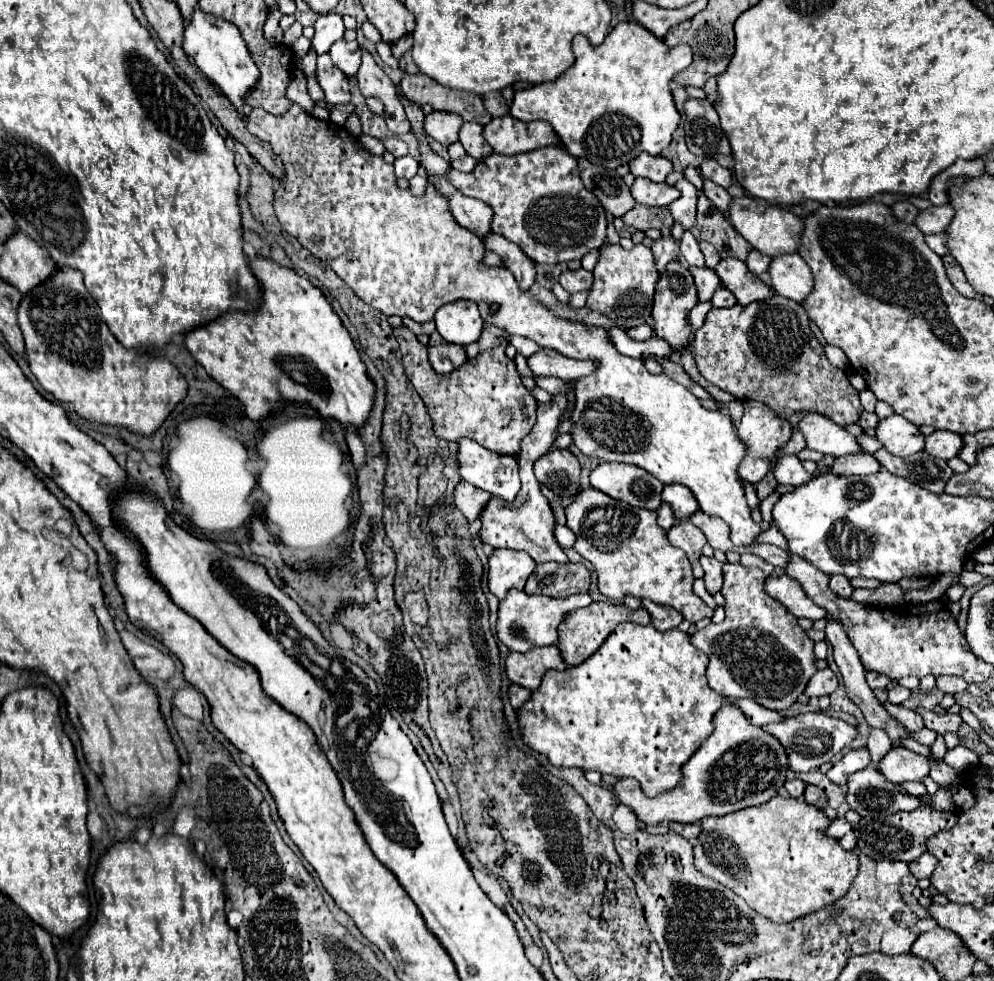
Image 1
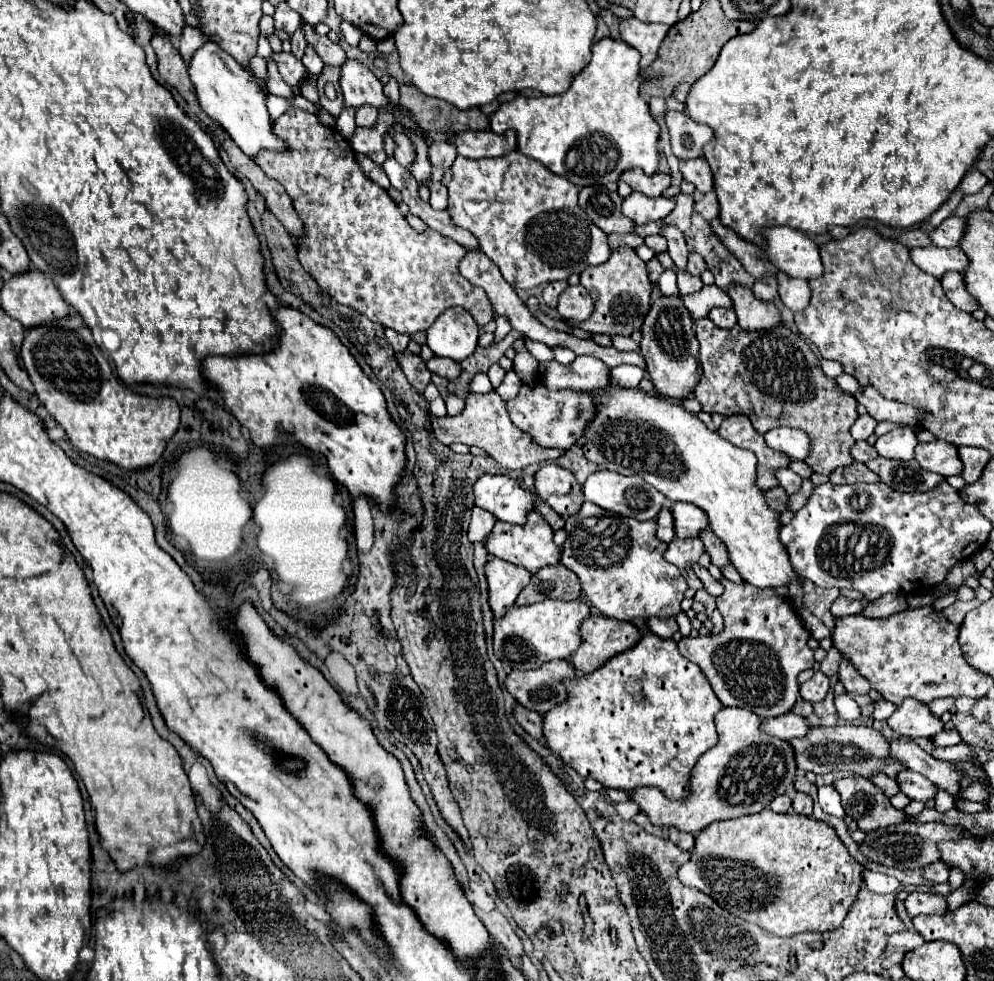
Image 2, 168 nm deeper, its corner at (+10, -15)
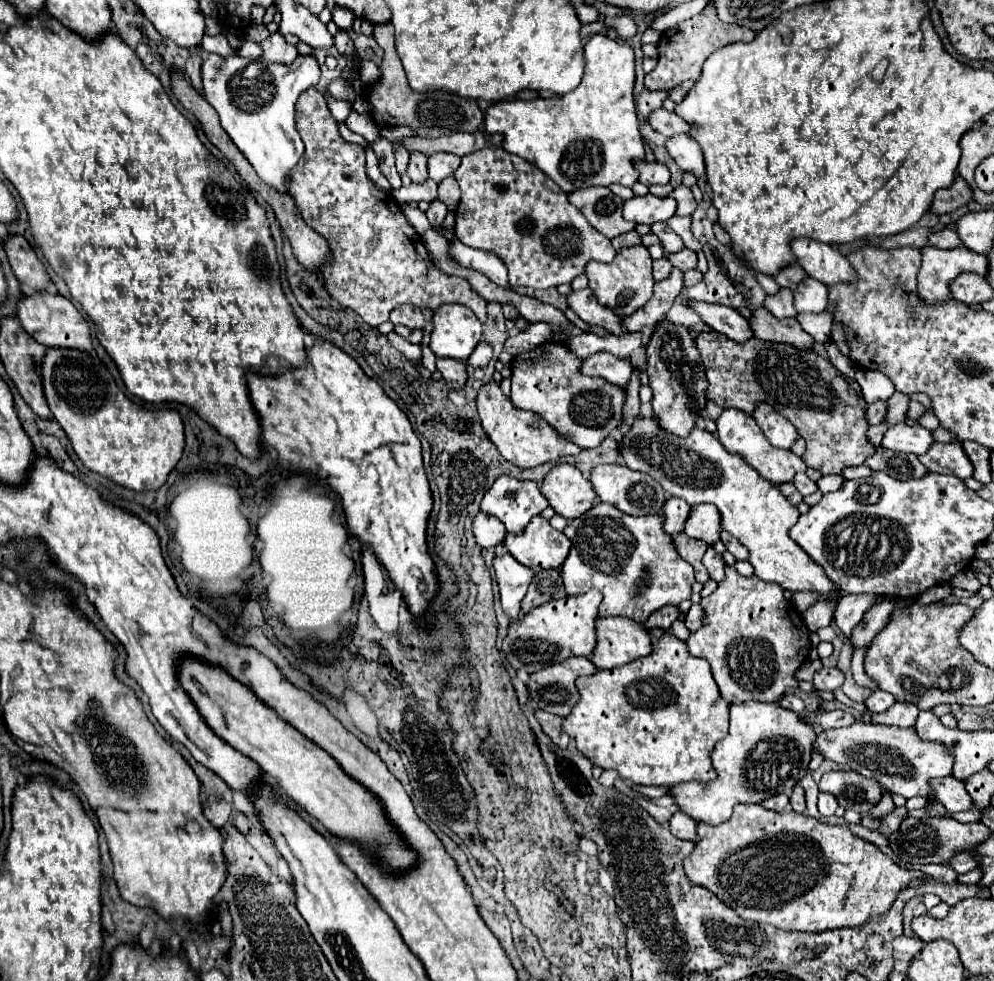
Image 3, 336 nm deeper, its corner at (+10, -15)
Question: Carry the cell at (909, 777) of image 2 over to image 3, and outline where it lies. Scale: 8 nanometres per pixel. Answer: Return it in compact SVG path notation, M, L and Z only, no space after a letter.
M955 777L933 779L933 801L941 803L949 813L967 811L973 805L963 783Z

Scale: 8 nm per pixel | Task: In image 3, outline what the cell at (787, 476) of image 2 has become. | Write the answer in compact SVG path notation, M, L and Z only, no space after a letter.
M797 473L795 479L793 479L793 485L797 487L797 491L799 491L801 495L811 495L811 493L817 491L817 485L815 485L805 473Z

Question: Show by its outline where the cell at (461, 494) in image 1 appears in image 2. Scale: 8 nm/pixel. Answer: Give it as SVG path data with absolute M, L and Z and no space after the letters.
M475 507L471 513L471 523L469 523L469 541L485 541L489 533L493 531L495 525L495 515L489 515L489 511Z

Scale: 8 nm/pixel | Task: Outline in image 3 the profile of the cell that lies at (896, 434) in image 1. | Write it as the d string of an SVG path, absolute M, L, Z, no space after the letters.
M907 423L889 427L883 437L883 447L897 451L897 453L923 455L931 443L933 443L931 431L919 425L907 425Z

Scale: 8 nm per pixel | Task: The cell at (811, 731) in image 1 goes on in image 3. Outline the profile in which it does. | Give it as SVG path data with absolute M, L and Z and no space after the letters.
M851 723L849 727L829 729L817 735L813 741L813 751L823 759L833 763L847 765L851 771L861 773L863 777L873 777L881 783L883 789L889 789L903 797L931 797L929 779L951 775L953 757L937 743L925 743L917 737L915 729L903 727L887 727L887 725L867 725L867 723Z

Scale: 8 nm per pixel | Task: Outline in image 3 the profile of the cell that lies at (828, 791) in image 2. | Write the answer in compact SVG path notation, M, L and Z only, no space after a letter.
M819 793L819 813L821 815L825 815L825 817L829 817L829 815L833 815L835 811L837 811L837 799L833 797L833 795L829 795L829 793Z

